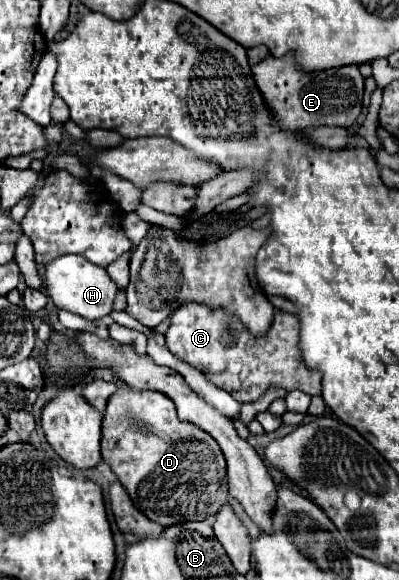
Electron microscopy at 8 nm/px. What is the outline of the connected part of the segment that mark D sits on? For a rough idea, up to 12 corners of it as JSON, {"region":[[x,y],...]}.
{"region":[[119,387],[103,461],[151,521],[229,501],[217,441],[159,391]]}

